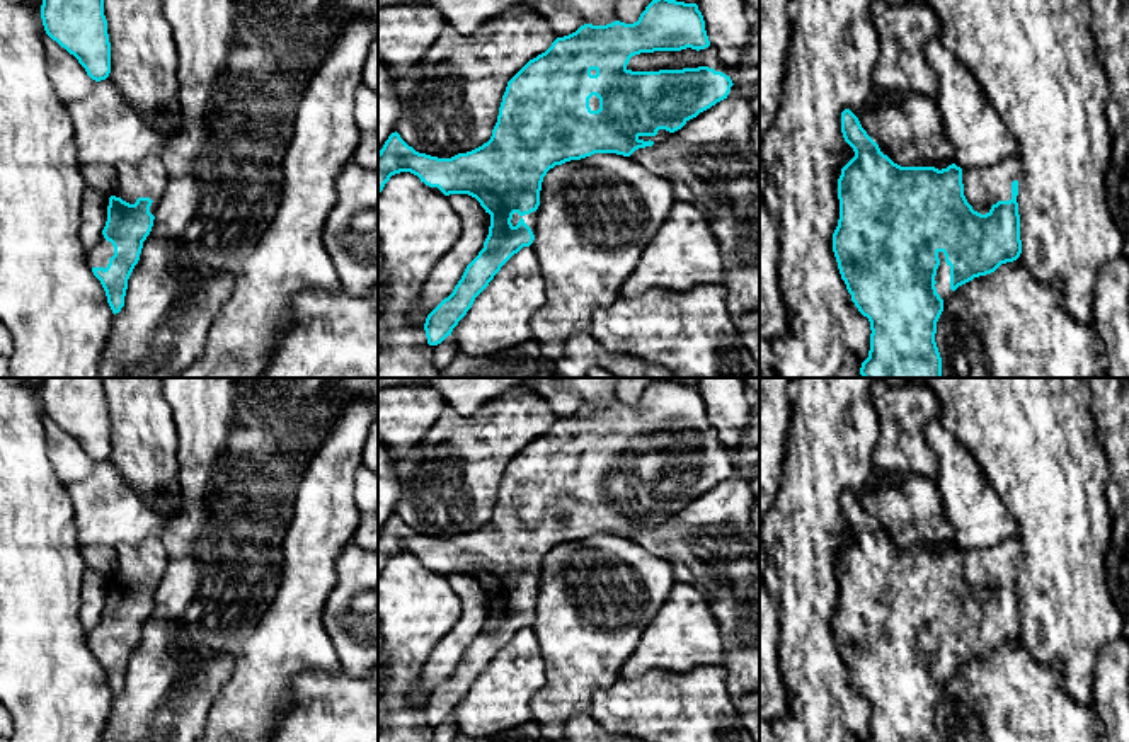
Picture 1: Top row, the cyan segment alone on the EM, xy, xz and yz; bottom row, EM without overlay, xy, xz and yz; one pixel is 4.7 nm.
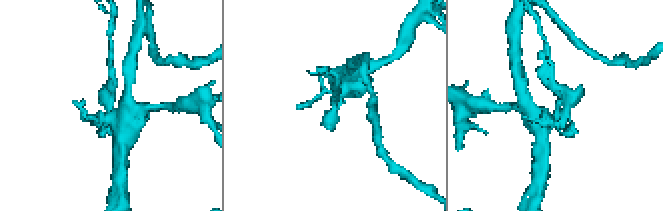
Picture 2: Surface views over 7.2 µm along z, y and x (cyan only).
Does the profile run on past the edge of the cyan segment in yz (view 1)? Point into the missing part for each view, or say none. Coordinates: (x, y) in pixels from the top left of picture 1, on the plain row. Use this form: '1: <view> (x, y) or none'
1: yz (983, 567)

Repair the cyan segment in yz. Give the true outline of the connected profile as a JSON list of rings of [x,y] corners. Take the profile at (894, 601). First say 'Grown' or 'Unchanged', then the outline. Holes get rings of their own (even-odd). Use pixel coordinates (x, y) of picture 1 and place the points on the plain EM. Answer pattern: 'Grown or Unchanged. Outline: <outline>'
Grown. Outline: [[[850,490],[841,494],[841,514],[855,538],[838,560],[840,601],[833,614],[833,633],[851,682],[870,703],[870,732],[865,742],[942,742],[935,715],[943,684],[959,667],[994,654],[1022,635],[1017,584],[1020,543],[1008,538],[974,550],[955,545],[942,551],[901,548],[880,533]]]

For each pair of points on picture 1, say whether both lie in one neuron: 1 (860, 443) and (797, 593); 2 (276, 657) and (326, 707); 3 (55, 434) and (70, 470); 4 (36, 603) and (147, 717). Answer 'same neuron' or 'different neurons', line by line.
1: same neuron
2: different neurons
3: same neuron
4: different neurons

